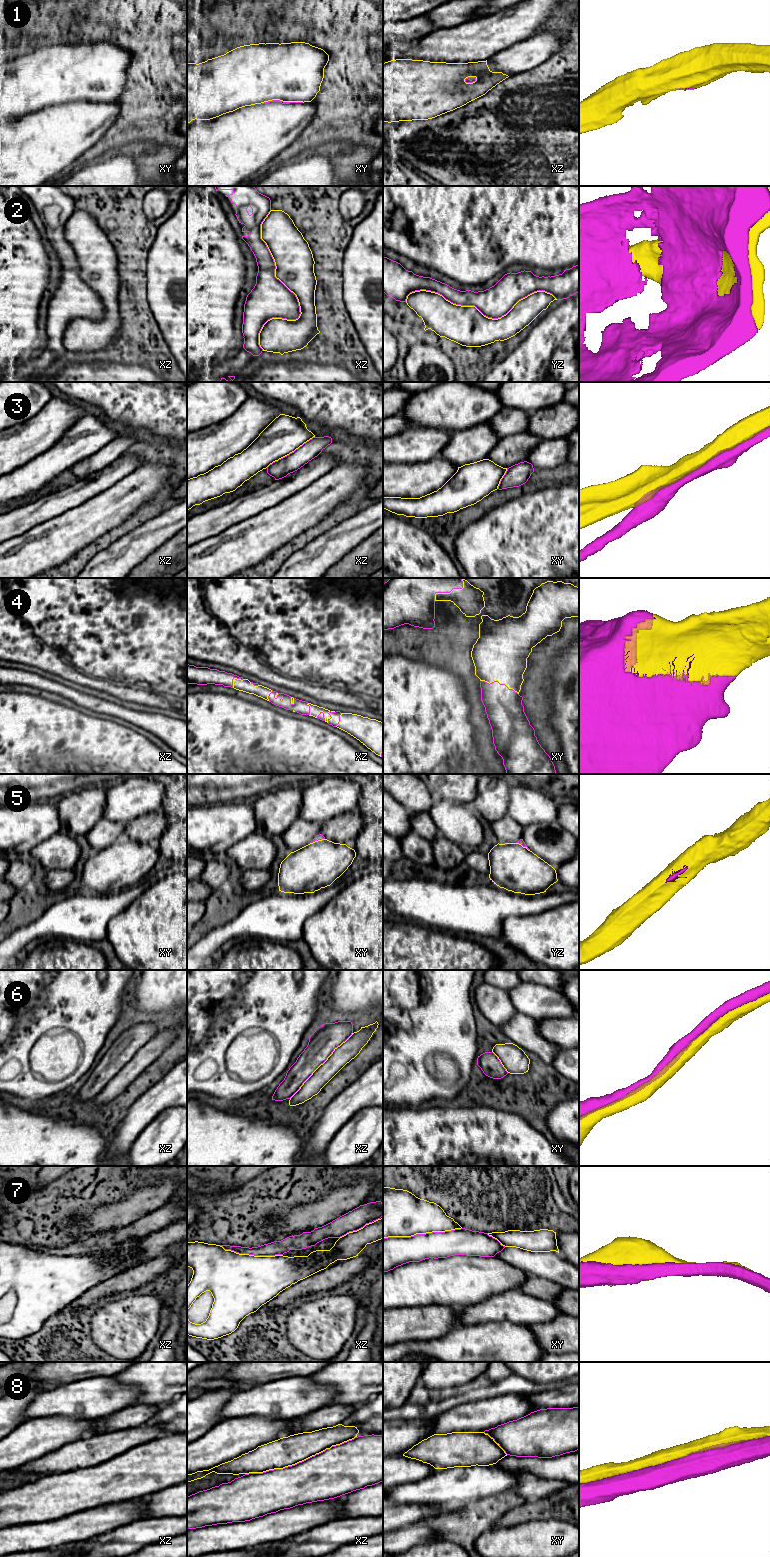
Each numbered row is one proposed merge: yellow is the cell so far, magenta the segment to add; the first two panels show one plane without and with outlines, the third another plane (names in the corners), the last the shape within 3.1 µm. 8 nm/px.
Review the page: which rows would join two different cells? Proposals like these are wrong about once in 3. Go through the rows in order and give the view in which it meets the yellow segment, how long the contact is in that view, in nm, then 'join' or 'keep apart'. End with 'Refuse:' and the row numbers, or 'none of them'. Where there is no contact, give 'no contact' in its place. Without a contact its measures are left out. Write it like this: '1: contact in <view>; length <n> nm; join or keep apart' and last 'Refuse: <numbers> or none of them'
1: contact in xy; length 340 nm; keep apart
2: contact in xz; length 1150 nm; keep apart
3: contact in xz; length 460 nm; keep apart
4: contact in xy; length 320 nm; join
5: contact in xy; length 140 nm; join
6: contact in xz; length 750 nm; keep apart
7: contact in xy; length 650 nm; keep apart
8: contact in xz; length 950 nm; keep apart
Refuse: 1, 2, 3, 6, 7, 8

